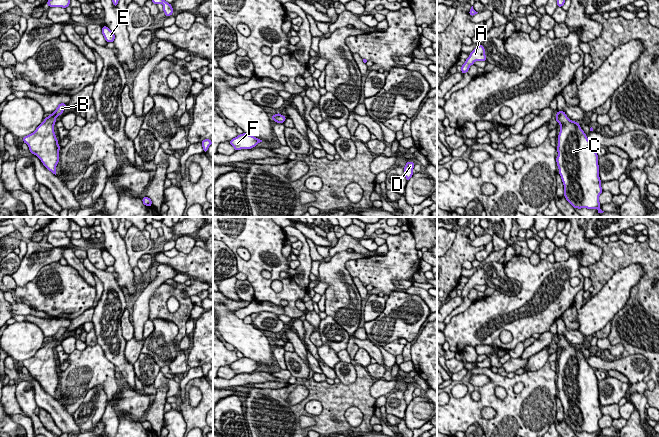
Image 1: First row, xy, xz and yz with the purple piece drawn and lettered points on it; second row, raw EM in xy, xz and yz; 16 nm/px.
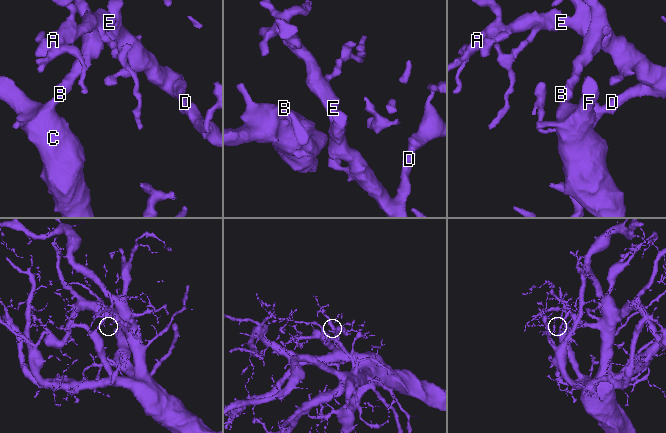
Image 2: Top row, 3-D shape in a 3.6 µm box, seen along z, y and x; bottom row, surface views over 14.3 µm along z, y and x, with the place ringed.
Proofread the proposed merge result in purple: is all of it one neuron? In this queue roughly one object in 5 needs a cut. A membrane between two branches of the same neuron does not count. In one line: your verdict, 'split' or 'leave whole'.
leave whole

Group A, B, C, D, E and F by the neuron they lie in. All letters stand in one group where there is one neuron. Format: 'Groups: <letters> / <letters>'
Groups: A B C D E F

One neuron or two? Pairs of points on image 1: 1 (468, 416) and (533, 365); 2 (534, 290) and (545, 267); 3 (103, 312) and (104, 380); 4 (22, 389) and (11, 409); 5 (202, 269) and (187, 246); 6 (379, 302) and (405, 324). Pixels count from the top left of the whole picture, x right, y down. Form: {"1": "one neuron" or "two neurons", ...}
{"1": "two neurons", "2": "one neuron", "3": "two neurons", "4": "two neurons", "5": "two neurons", "6": "two neurons"}

